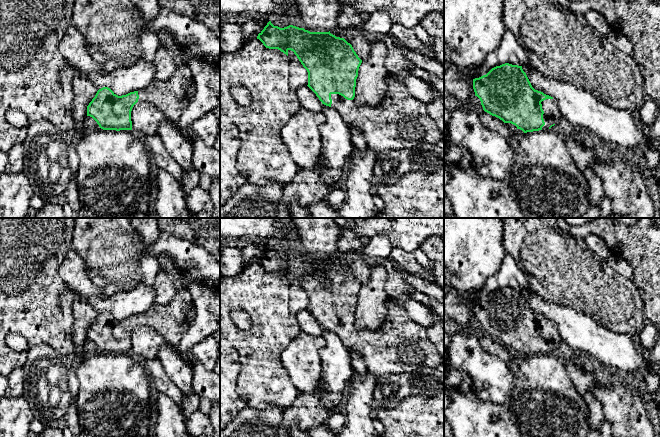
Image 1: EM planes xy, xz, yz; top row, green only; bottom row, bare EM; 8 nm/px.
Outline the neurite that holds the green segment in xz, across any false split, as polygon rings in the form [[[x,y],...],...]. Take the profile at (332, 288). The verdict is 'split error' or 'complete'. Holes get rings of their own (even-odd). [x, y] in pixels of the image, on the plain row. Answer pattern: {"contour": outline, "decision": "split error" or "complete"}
{"contour": [[[271,245],[258,258],[259,263],[266,272],[278,273],[288,280],[291,274],[297,280],[303,291],[308,296],[308,311],[316,318],[322,328],[336,334],[341,341],[350,349],[362,355],[368,372],[377,378],[386,374],[413,373],[422,370],[435,370],[443,363],[436,346],[428,338],[427,329],[412,320],[403,307],[397,303],[386,300],[386,316],[383,324],[375,330],[360,330],[354,326],[356,303],[362,284],[354,275],[352,269],[344,262],[336,261],[329,256],[310,256],[304,252],[289,249],[284,252],[274,250]]], "decision": "split error"}

